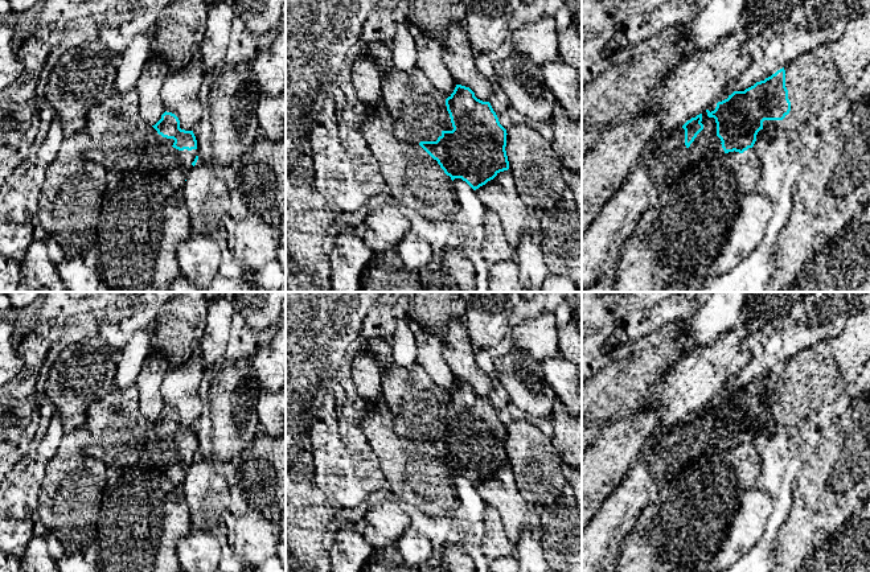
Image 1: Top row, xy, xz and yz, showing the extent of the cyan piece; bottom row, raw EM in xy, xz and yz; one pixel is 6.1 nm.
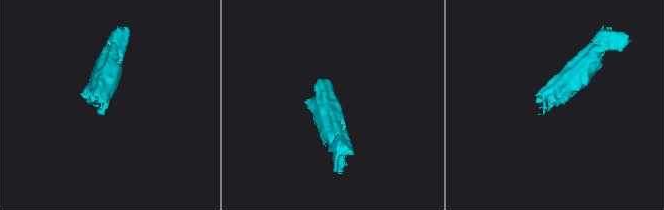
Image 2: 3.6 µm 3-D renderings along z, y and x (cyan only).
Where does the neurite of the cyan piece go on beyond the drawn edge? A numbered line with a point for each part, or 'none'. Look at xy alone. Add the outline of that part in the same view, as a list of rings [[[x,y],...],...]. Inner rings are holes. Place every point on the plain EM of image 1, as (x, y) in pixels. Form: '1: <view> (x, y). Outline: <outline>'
1: xy (172, 461). Outline: [[[147,421],[147,453],[160,478],[172,478],[176,483],[182,483],[188,469],[193,464],[192,458],[197,452],[197,445],[178,447],[173,444],[175,436],[163,433],[152,421]]]

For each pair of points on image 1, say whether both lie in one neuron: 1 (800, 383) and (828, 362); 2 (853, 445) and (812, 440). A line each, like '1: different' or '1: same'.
1: same
2: same

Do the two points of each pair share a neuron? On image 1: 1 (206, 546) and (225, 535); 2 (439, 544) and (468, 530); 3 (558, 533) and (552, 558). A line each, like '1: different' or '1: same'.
1: different
2: same
3: same

